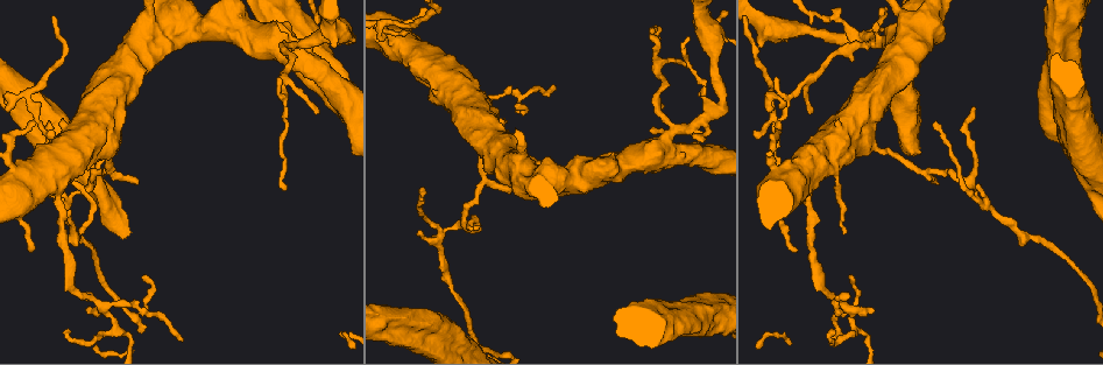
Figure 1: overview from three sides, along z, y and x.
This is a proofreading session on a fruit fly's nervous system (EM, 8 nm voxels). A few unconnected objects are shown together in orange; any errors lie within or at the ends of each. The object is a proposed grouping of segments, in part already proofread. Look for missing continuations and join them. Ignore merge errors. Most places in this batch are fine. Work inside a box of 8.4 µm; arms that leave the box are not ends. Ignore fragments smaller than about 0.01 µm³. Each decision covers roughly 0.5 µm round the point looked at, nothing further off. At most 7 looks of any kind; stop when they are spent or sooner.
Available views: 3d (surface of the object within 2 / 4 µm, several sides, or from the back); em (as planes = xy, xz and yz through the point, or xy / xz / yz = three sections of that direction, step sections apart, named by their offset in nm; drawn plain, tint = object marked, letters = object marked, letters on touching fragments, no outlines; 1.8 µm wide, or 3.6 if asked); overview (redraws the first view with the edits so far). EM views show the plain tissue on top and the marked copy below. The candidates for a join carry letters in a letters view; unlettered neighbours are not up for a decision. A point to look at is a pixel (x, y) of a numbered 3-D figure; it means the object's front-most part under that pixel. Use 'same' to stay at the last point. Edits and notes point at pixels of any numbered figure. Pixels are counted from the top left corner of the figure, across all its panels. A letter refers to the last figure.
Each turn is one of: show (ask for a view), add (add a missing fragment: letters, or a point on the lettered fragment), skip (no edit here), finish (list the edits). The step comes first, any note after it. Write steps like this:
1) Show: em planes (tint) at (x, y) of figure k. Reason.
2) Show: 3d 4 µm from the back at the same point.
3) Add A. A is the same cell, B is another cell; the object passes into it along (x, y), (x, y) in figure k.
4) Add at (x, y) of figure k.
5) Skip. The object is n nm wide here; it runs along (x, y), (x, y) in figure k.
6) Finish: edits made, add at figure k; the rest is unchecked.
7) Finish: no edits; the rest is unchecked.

Show: 3d 4 µm at (885, 44) of figure 1.

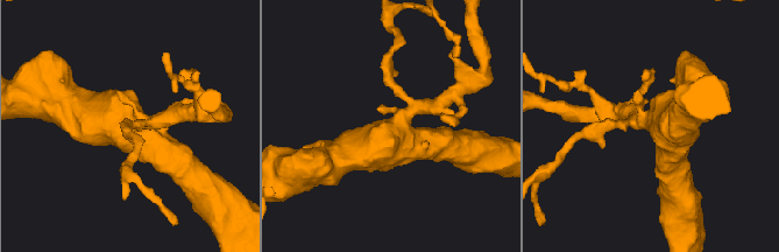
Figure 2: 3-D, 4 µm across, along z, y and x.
Show: em 3.6 µm xy step 8 (letters) at (652, 123) of figure 2.

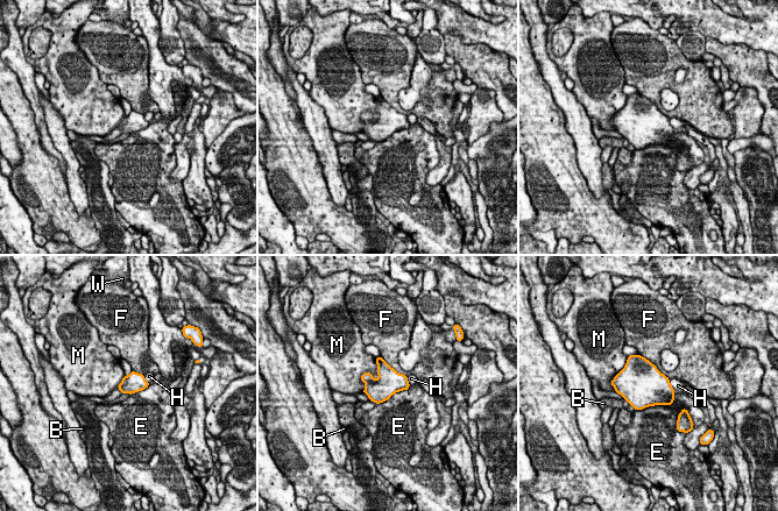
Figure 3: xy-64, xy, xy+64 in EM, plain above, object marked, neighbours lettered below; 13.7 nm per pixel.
Skip. B, E, F, H, M and W are other cells; a border runs along (376, 357), (362, 392) in figure 3; no lettered fragment goes on from it.

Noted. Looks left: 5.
Show: em planes (letters) at (463, 220) of figure 1. Sharp bend.

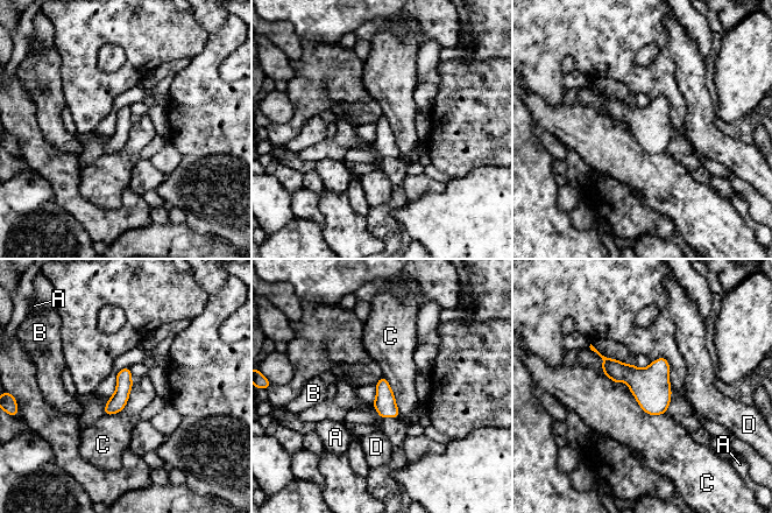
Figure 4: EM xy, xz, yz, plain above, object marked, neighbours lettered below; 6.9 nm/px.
Skip. A, B, C and D are other cells; no lettered fragment goes on from it.

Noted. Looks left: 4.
Show: em planes (letters) at (383, 39) of figure 1.

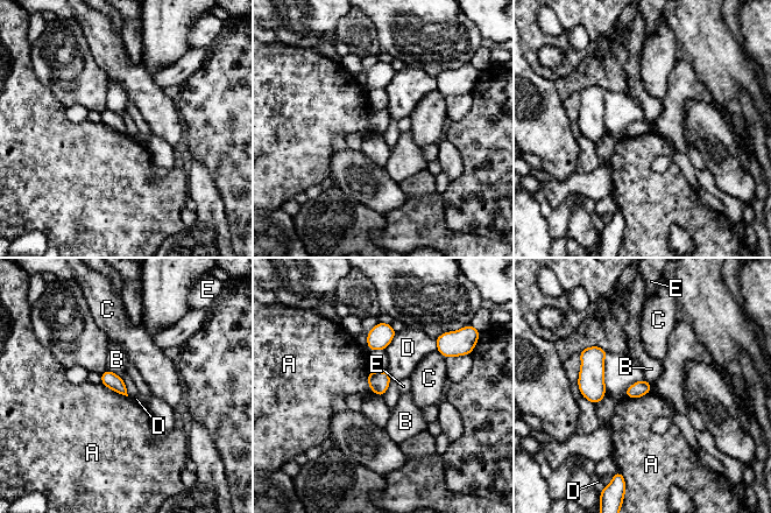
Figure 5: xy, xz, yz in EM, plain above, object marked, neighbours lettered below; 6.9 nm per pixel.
Skip. A, B, C, D and E are other cells; a border runs along (101, 383), (127, 396) in figure 5; no lettered fragment goes on from it.

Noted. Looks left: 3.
Finish: no edits; the rest is unchecked.

